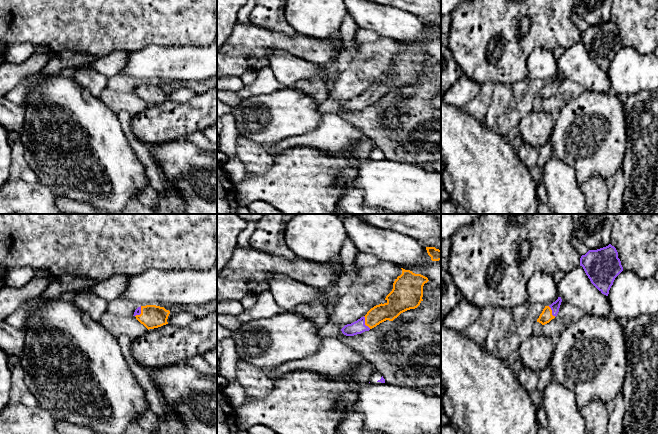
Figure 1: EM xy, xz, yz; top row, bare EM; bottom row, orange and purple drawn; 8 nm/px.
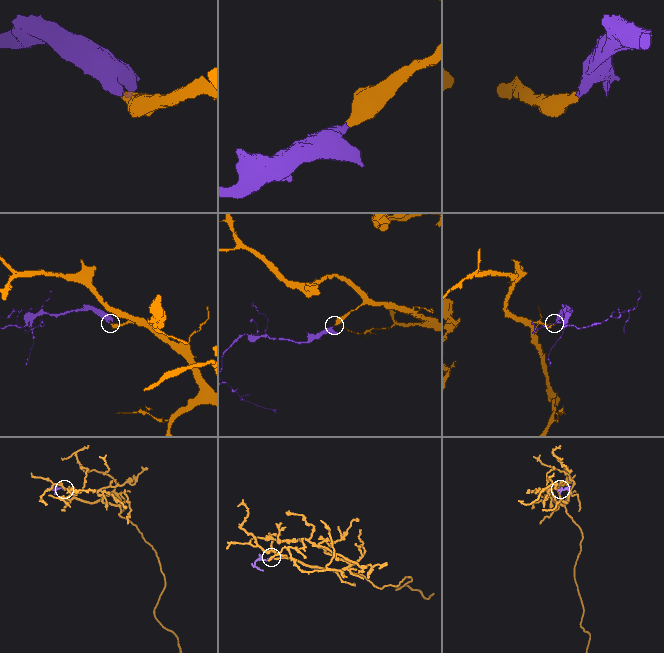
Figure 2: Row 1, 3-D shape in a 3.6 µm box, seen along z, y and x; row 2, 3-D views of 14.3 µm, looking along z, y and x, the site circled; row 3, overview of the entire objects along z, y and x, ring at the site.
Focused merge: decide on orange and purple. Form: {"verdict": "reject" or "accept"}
{"verdict": "accept"}

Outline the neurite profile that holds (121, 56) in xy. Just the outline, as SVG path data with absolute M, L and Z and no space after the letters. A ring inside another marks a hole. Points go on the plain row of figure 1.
M115 51L107 57L98 59L90 64L85 64L80 67L66 68L61 70L57 75L64 78L74 78L75 72L79 69L92 69L107 78L111 78L120 74L124 68L129 52Z

